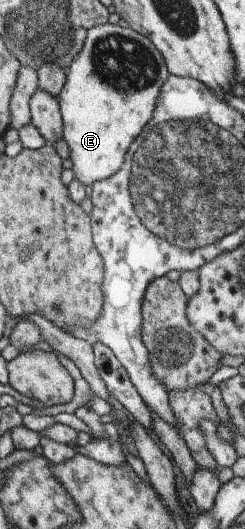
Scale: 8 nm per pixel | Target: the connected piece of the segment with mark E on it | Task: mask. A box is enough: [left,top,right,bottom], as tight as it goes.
[57,22,170,187]

